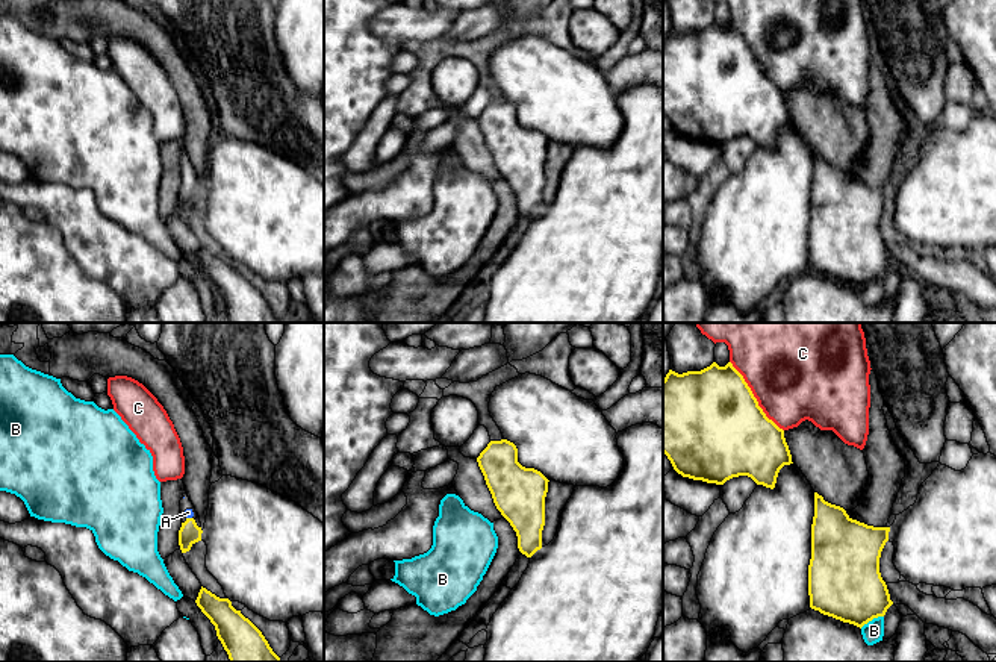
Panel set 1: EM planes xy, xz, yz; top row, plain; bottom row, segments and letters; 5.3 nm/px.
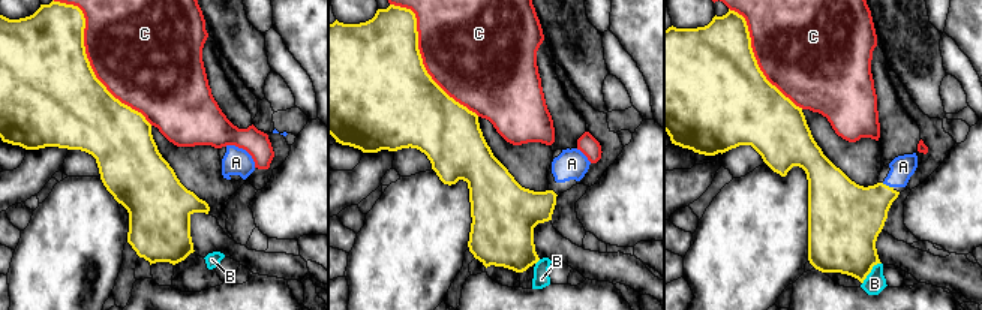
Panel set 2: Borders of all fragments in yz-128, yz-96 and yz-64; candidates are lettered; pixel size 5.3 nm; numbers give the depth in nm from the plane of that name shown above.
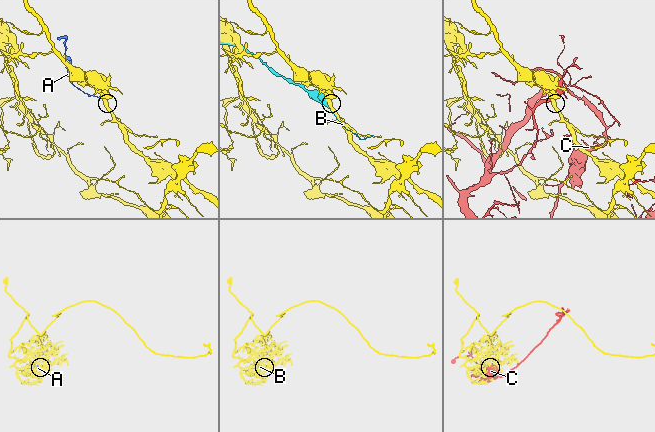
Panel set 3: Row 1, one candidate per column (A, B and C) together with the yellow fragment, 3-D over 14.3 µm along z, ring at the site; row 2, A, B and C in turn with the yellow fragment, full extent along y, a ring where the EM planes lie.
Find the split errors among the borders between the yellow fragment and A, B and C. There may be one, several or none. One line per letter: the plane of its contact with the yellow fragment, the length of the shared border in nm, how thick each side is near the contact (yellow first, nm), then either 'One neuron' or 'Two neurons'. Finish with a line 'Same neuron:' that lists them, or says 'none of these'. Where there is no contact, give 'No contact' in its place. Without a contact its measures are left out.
A: Touches yellow in xy. Shared border 30 nm. Thickness 120 nm (yellow) against 50 nm. One neuron
B: Touches yellow in yz. Shared border 140 nm. Thickness 380 nm (yellow) against 120 nm. Two neurons
C: Touches yellow in yz. Shared border 480 nm. Thickness 500 nm (yellow) against 440 nm. Two neurons
Same neuron: A

